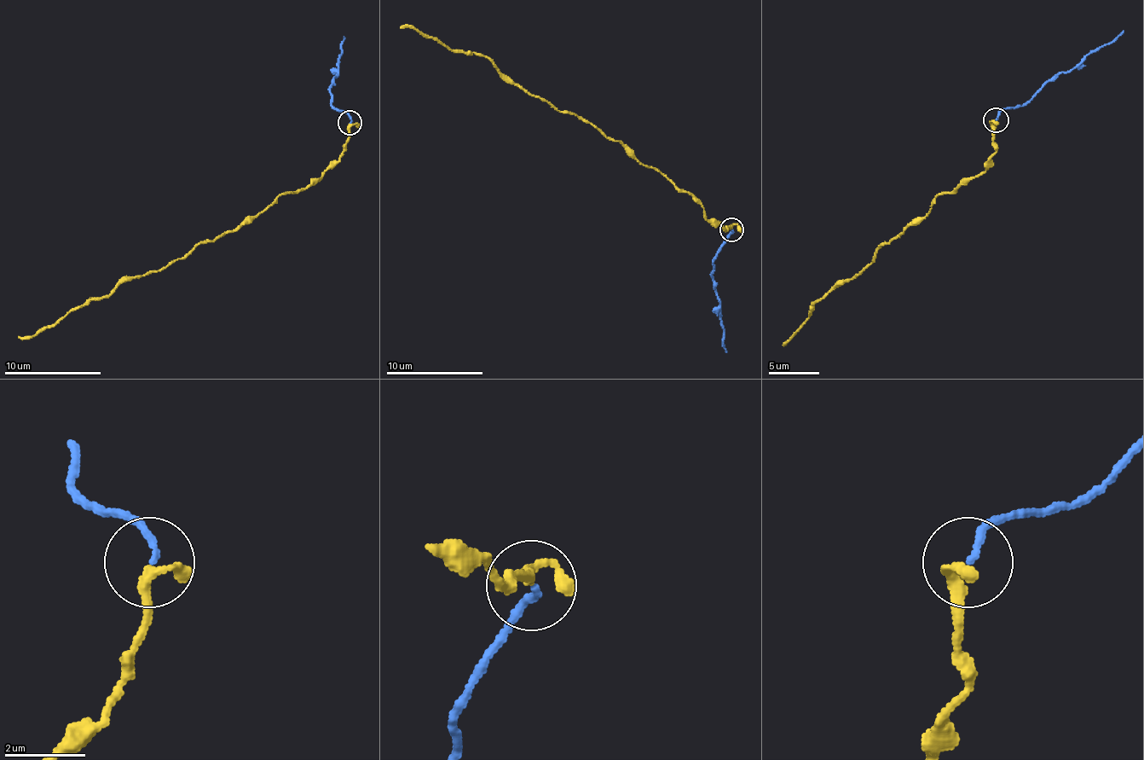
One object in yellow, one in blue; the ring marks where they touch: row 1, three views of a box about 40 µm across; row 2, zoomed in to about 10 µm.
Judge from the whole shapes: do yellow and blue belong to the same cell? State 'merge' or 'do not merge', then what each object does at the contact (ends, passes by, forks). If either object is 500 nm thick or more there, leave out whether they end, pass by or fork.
merge | yellow passes by | blue ends

